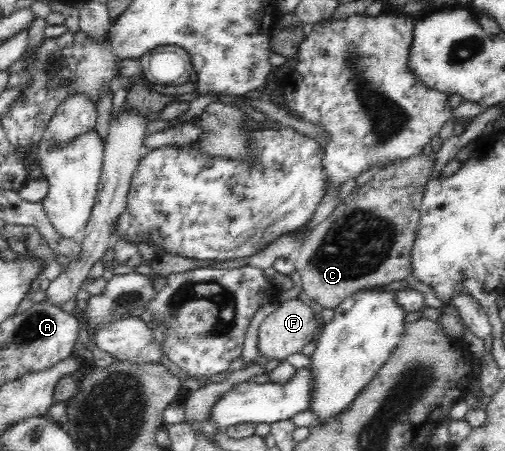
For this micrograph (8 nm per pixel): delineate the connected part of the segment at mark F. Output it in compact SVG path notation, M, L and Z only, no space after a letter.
M291 299L280 302L280 306L268 315L268 318L259 326L258 350L259 355L268 357L268 360L286 361L286 357L301 350L312 342L316 331L316 320L311 307L300 299Z

